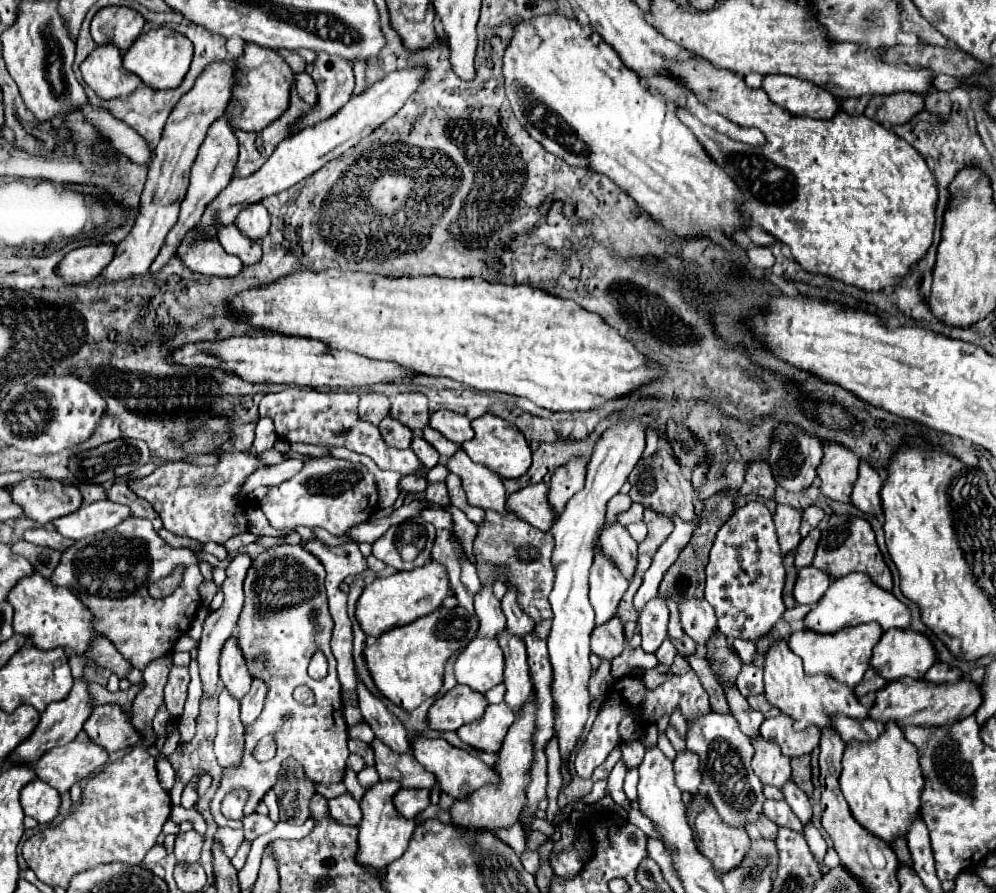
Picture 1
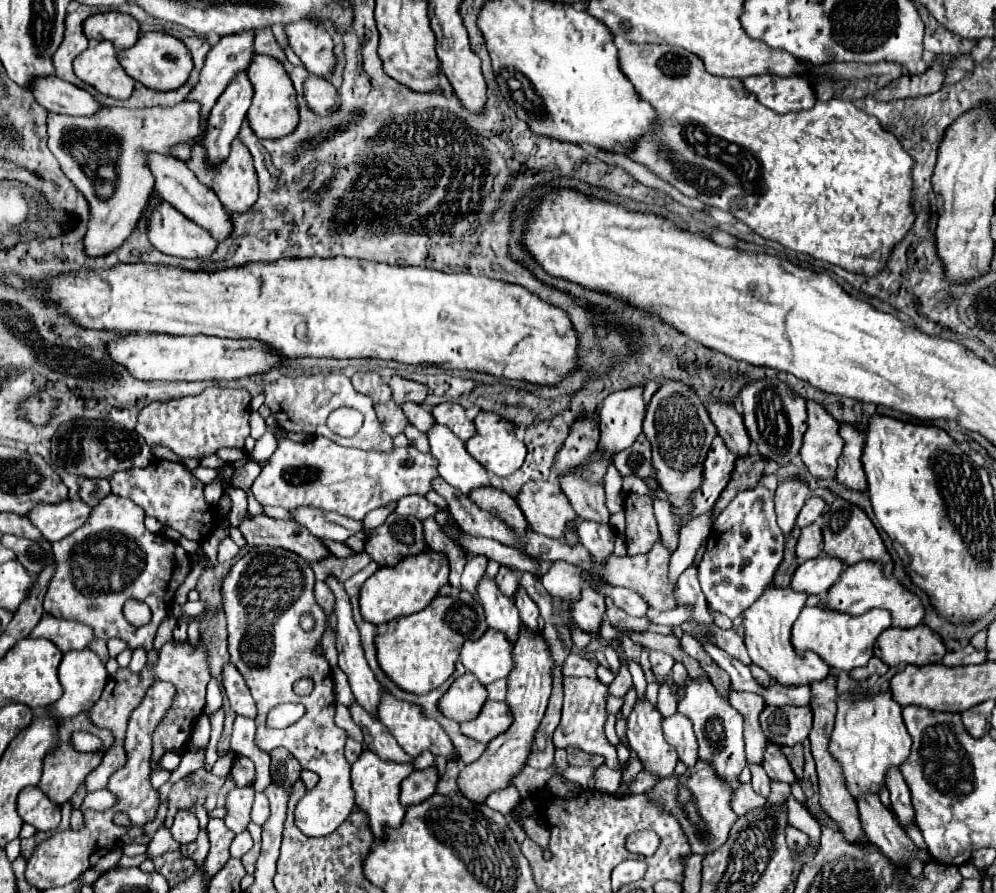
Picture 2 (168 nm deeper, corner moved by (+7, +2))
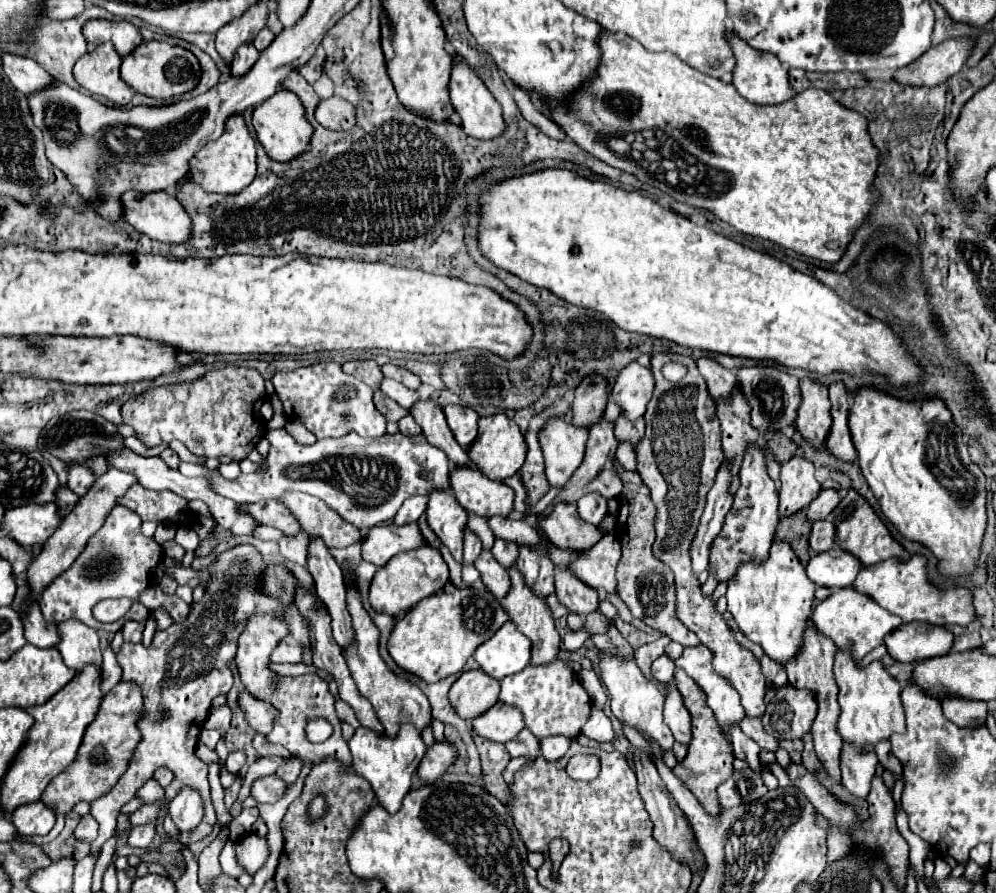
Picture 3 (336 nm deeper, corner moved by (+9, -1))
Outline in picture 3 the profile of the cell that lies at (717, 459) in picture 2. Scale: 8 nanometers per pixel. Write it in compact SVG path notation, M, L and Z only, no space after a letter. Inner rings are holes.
M734 389L732 403L726 401L718 407L718 419L722 429L722 451L724 451L724 463L732 467L732 477L738 475L744 447L748 447L748 441L754 443L758 439L758 431L750 425L750 407L744 407L744 399L738 395L738 389Z

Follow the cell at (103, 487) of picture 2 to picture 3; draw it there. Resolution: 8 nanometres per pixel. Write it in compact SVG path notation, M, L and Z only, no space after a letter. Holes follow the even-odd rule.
M72 465L70 467L70 475L68 475L68 487L78 495L82 497L88 487L94 483L94 473L88 469L88 467L82 467L82 465Z

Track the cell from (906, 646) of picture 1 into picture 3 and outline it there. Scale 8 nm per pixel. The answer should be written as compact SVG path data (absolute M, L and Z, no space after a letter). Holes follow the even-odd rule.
M904 623L892 631L884 643L888 653L900 663L918 663L938 655L946 655L952 647L954 635L930 623Z

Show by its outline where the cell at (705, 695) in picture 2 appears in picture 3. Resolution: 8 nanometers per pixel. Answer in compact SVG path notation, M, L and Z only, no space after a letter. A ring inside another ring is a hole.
M704 645L686 647L680 659L676 659L676 667L684 669L688 677L694 677L696 685L704 691L706 703L714 711L716 721L722 725L724 735L728 735L732 723L740 725L746 713L740 705L740 695L728 685L724 677L714 673L710 661L712 653Z

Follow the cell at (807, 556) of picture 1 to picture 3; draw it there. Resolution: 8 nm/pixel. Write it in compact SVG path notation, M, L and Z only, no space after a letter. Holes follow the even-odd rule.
M830 519L812 523L810 553L824 553L834 545L834 523Z

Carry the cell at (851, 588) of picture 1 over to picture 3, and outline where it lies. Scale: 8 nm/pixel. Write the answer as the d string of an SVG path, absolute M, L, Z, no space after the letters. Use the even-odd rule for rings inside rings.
M918 555L910 557L906 563L888 559L872 567L864 567L850 587L862 595L872 597L880 607L902 617L904 623L926 621L930 625L948 625L948 623L968 625L974 619L974 605L970 591L962 587L942 591L930 585L926 579L926 559Z

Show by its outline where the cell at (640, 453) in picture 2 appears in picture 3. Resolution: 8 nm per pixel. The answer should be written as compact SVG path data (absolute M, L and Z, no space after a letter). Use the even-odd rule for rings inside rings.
M618 417L616 425L614 425L614 431L616 431L616 441L618 443L628 441L634 449L636 443L640 443L640 439L644 437L644 419L640 417L632 423L632 421L626 421L624 417Z

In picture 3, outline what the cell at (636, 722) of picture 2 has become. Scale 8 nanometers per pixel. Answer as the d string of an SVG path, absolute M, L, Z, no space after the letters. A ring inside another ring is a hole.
M608 653L600 655L600 673L602 673L602 681L608 687L610 699L612 699L612 713L614 717L636 729L640 735L646 735L648 739L660 743L660 749L664 753L672 751L674 745L674 737L668 729L668 725L664 723L662 717L662 705L664 705L664 697L658 693L658 689L640 673L640 669L636 667L634 661L622 661L618 657L612 657Z

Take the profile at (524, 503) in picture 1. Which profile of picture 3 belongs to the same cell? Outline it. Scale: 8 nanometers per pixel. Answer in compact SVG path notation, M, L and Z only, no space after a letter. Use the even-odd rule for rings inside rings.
M558 503L544 519L538 521L540 523L540 531L558 547L570 547L570 549L590 549L600 541L600 531L596 527L592 527L590 523L586 523L584 519L580 519L580 515L576 515L576 505L574 503Z

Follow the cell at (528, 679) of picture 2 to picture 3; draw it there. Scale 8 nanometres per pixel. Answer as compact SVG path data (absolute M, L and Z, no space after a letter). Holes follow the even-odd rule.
M516 567L510 569L510 579L512 579L512 589L502 599L504 611L508 611L508 621L516 623L516 629L532 641L532 659L530 659L530 665L548 665L550 661L554 661L558 657L558 651L560 651L560 635L554 629L554 619L552 619L550 611L546 609L544 599L536 597L524 585L524 581L522 581L522 577L520 577L520 573L518 573Z

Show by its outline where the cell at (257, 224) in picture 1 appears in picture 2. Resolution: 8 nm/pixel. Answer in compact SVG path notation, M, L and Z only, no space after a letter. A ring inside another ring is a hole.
M234 138L234 142L230 144L228 158L222 164L218 164L216 168L208 166L206 148L202 144L192 148L192 156L190 156L190 160L186 160L186 166L198 176L198 180L202 184L210 186L216 192L216 196L220 198L220 202L224 204L224 208L228 212L246 212L258 198L258 176L256 176L254 164L252 164L252 156L250 156L248 148L238 138Z

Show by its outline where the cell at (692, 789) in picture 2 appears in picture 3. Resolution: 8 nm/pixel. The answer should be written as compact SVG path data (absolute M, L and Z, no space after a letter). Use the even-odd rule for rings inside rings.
M676 669L676 673L674 673L674 685L678 687L678 691L684 699L684 707L692 715L692 741L688 745L688 755L684 757L684 761L680 761L674 767L674 775L682 779L682 783L692 791L692 795L696 795L700 805L704 809L708 809L710 815L720 815L720 801L718 801L716 789L734 771L732 769L734 757L730 753L730 743L724 739L722 729L716 723L716 717L714 717L712 709L706 705L706 699L704 699L704 693L700 691L700 687L680 669Z

